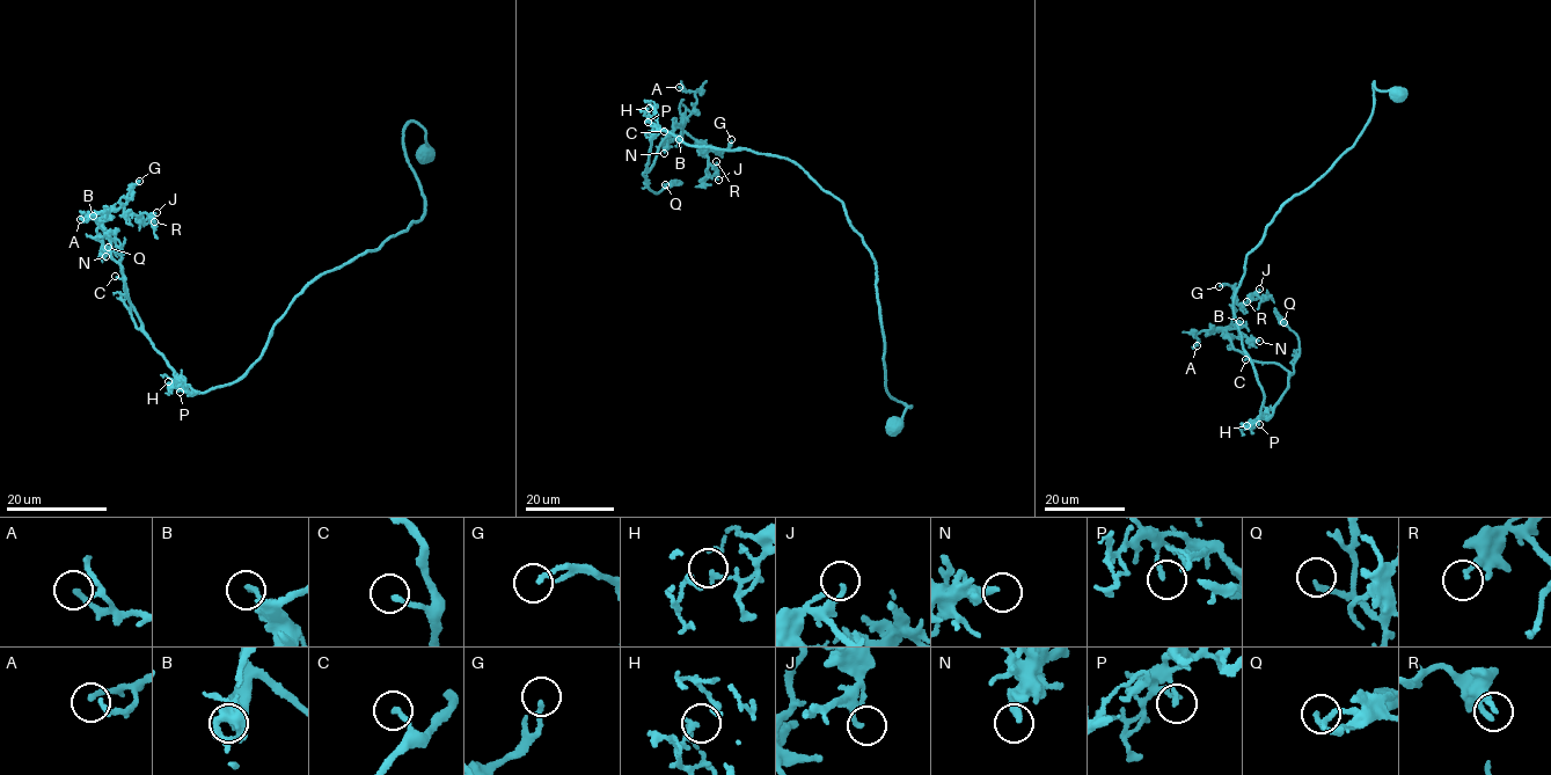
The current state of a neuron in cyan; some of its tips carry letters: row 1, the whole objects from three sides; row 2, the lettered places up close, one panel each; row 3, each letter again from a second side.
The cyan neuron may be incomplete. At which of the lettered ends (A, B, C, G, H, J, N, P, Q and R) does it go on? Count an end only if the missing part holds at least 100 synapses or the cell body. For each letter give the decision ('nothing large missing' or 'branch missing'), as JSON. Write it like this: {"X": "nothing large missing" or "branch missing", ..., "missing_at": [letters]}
{"A": "nothing large missing", "B": "nothing large missing", "C": "nothing large missing", "G": "nothing large missing", "H": "nothing large missing", "J": "nothing large missing", "N": "nothing large missing", "P": "nothing large missing", "Q": "branch missing", "R": "nothing large missing", "missing_at": ["Q"]}

